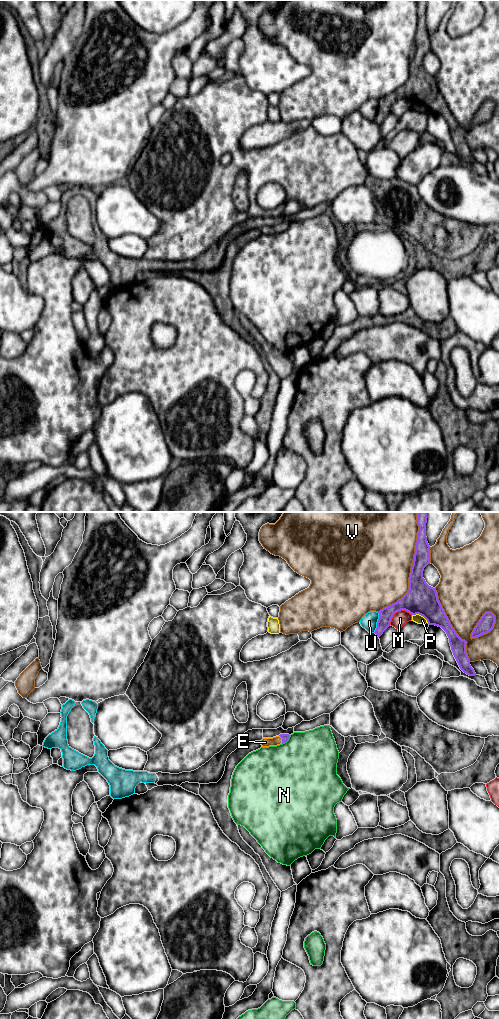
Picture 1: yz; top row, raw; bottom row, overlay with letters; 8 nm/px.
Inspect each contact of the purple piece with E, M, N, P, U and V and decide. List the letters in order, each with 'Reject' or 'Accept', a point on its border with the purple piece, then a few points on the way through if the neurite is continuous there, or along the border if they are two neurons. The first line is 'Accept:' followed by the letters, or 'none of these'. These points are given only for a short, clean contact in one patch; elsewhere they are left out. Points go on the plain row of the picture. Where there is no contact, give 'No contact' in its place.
Accept: E
E: Accept. Touches purple at yz (282, 227). Path across: yz (285, 225), (282, 227), (265, 230)
M: Reject. Touches purple at yz (398, 98)
N: Reject. Touches purple at yz (287, 228)
P: Reject. Touches purple at yz (420, 102)
U: Reject. Touches purple at yz (377, 110)
V: Reject. Touches purple at yz (412, 54)

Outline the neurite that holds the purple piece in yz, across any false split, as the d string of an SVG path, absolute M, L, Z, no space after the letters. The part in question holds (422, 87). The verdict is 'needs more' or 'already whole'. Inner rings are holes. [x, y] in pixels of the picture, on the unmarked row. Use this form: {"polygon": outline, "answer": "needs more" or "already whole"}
{"polygon": "M416 0L419 19L415 33L415 42L409 65L409 78L396 91L380 98L375 122L380 125L390 114L393 103L405 98L412 103L423 104L429 113L441 115L449 126L453 143L460 157L469 164L476 161L470 153L466 141L466 129L462 128L450 112L442 96L435 76L429 74L423 66L424 56L430 52L430 34L426 25L426 11L428 0Z", "answer": "already whole"}

